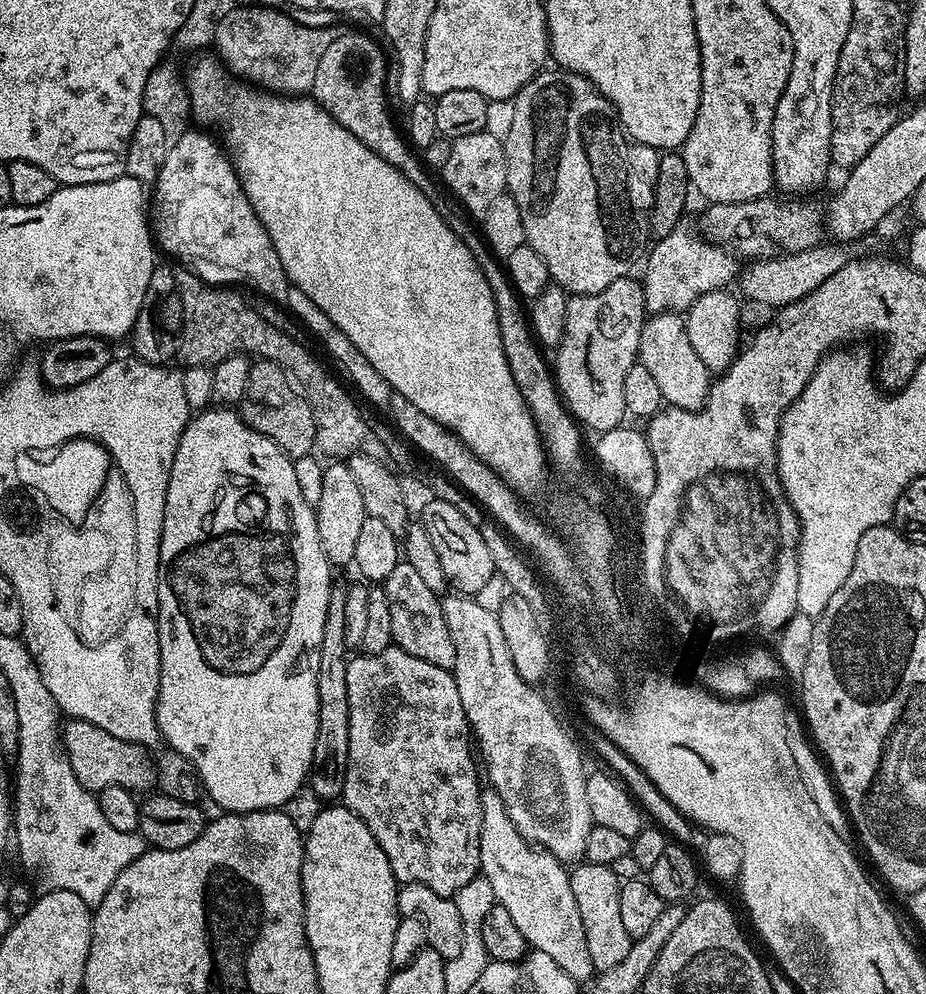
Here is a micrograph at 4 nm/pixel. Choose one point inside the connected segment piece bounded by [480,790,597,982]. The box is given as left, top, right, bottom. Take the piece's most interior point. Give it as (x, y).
(534, 888)

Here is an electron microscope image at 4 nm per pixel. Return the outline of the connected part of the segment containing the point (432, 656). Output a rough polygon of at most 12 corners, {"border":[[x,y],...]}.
{"border":[[418,570],[383,580],[393,645],[455,669],[441,597]]}

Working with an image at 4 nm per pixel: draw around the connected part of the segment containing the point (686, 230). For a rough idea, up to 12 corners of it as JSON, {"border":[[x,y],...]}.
{"border":[[688,222],[651,245],[649,313],[687,313],[737,279],[737,257]]}

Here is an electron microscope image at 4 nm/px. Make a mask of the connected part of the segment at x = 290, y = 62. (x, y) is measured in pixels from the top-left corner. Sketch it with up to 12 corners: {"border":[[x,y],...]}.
{"border":[[237,6],[214,48],[233,77],[311,93],[328,36],[287,11]]}

